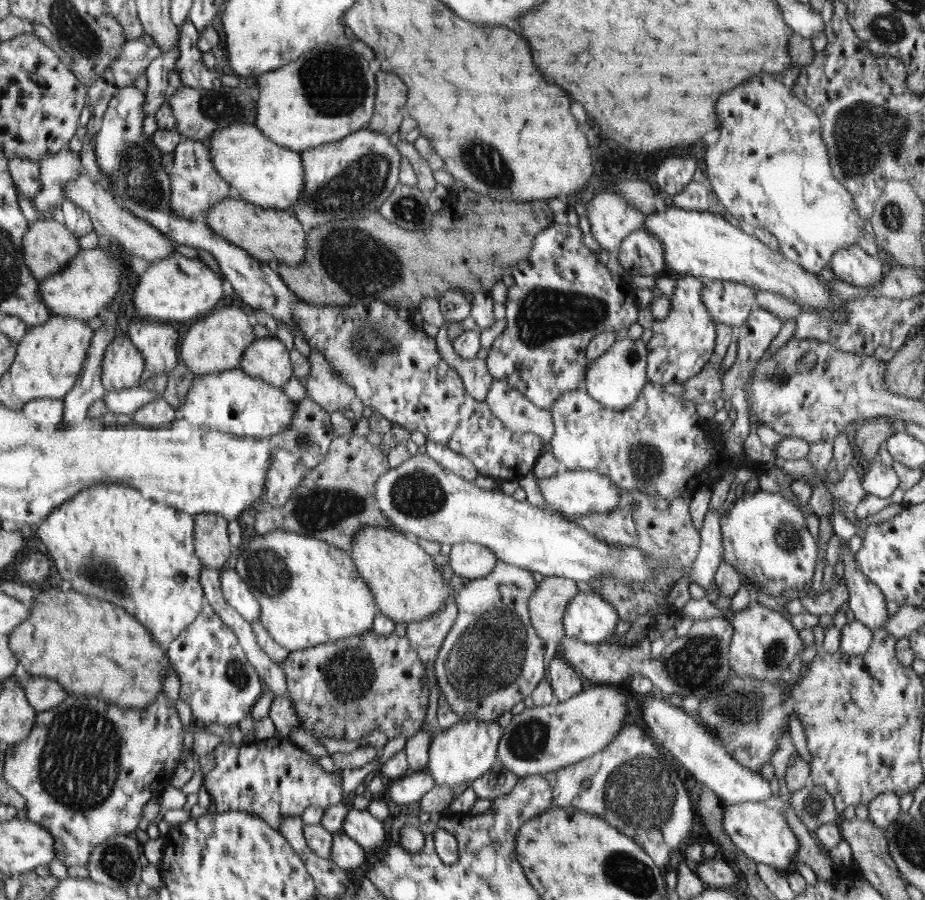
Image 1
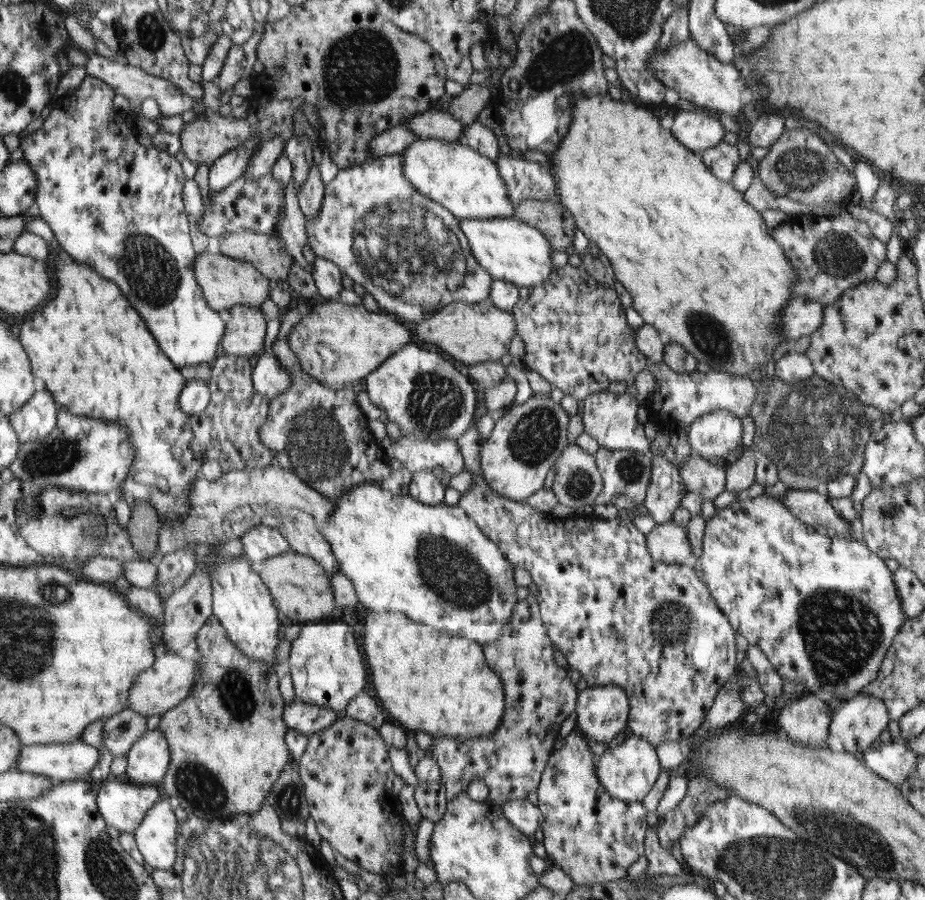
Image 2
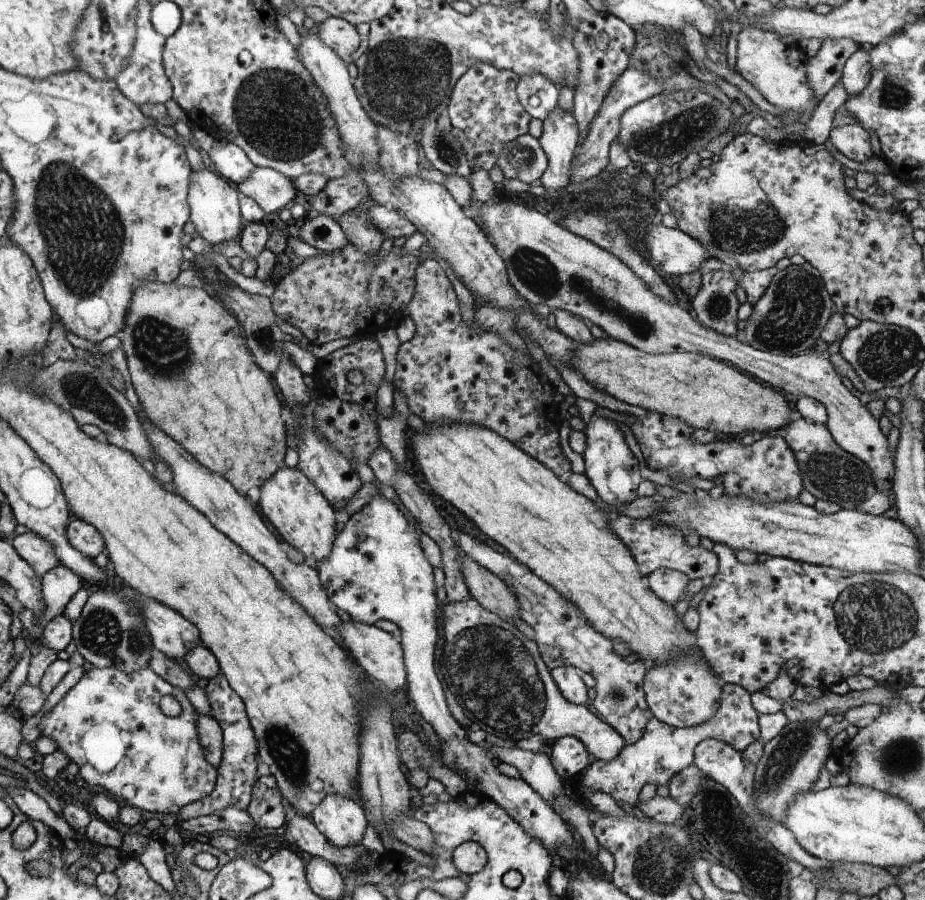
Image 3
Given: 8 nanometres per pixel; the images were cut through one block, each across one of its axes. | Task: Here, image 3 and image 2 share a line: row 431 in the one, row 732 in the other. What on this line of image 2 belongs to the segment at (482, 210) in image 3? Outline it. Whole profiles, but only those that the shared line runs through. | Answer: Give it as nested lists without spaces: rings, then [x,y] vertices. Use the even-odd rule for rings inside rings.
[[[856,694],[839,707],[830,721],[830,735],[842,742],[848,753],[866,752],[879,743],[890,714],[882,700]]]

